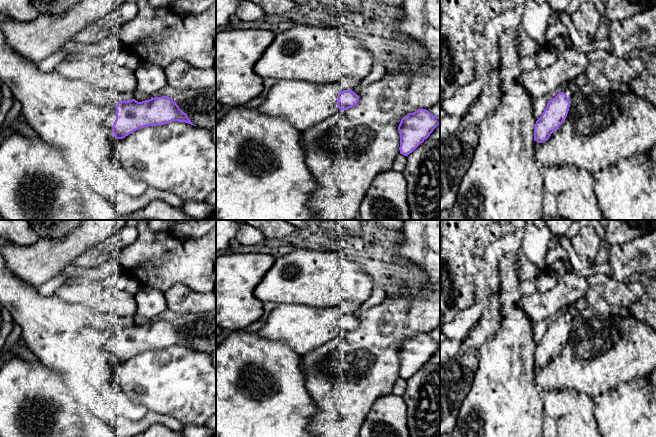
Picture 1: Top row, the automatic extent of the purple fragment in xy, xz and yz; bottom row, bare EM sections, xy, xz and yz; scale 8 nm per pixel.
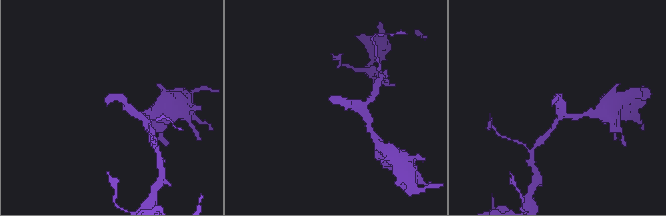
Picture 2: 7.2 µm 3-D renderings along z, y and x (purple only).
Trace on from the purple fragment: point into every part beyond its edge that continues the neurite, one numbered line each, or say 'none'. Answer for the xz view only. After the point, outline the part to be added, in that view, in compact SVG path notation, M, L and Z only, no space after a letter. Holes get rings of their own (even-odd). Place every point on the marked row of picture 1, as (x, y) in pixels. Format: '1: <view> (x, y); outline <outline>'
1: xz (303, 104); outline M281 79L258 107L264 114L281 117L304 132L332 116L340 90L334 84Z

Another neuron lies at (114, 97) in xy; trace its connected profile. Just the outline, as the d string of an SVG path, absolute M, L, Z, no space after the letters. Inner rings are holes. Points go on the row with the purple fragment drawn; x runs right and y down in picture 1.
M107 89L107 90L110 92L109 94L110 110L109 110L109 115L106 117L104 122L111 132L111 140L112 143L114 144L117 140L119 140L115 138L112 132L112 126L116 120L116 105L118 102L124 101L124 99L119 92L112 89Z

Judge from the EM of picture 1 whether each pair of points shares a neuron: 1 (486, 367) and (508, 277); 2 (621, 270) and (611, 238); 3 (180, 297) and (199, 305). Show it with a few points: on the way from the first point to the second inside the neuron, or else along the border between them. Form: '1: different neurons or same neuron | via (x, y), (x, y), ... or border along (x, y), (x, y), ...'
1: same neuron | via (508, 345), (508, 299)
2: different neurons | border along (636, 238), (619, 244), (605, 245)
3: same neuron | via (185, 300), (194, 302)

